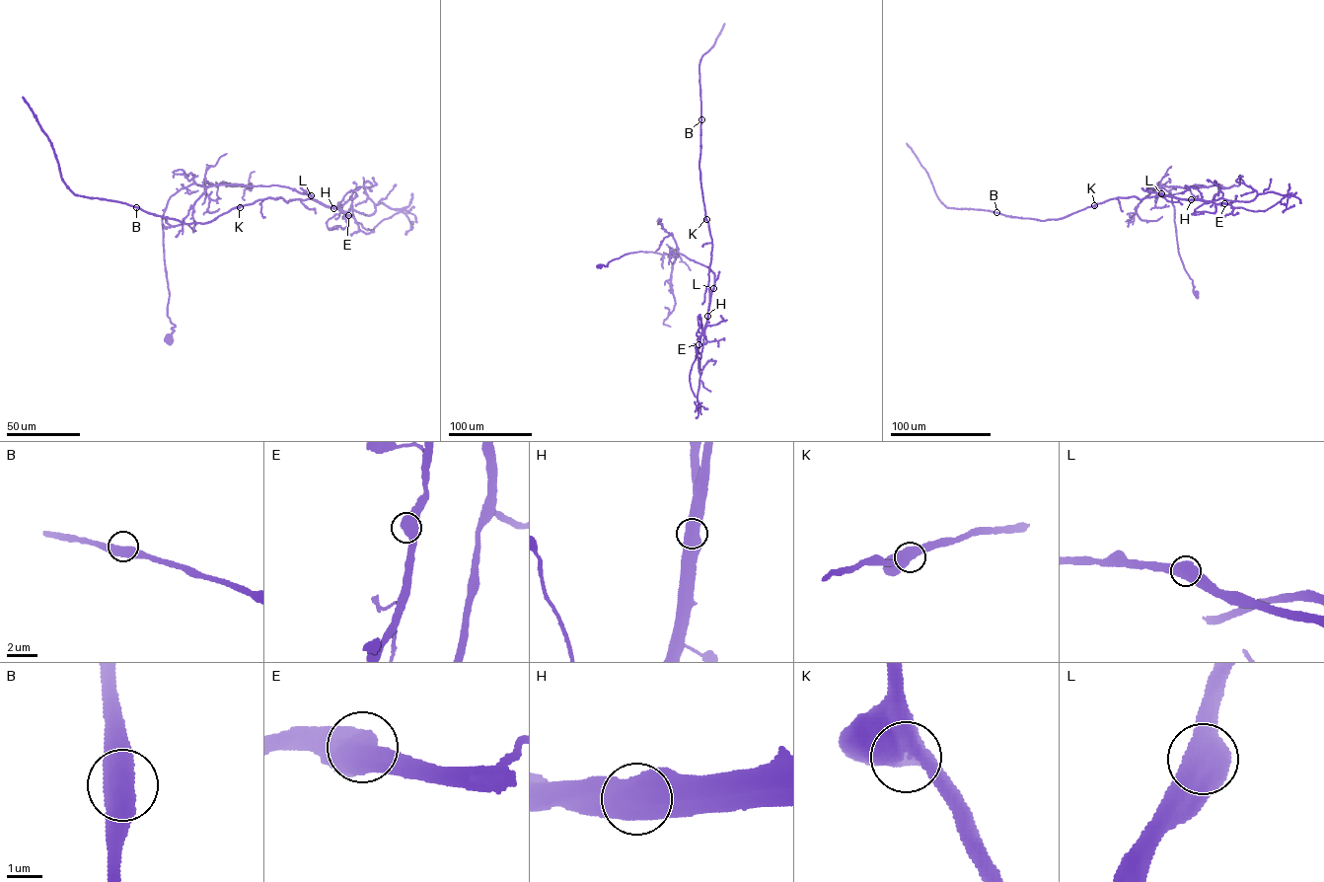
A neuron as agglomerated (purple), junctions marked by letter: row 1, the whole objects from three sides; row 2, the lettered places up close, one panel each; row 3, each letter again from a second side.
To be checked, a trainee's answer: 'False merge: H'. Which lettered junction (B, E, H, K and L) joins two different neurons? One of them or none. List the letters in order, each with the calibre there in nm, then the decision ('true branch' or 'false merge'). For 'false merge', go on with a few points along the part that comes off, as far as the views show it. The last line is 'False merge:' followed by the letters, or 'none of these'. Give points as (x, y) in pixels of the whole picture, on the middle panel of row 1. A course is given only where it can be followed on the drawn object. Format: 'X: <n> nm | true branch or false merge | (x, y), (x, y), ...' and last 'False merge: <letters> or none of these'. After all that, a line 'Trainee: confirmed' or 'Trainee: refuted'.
B: 700 nm | true branch
E: 650 nm | true branch
H: 700 nm | false merge | (707, 316), (712, 244), (698, 168), (699, 65), (724, 24)
K: 650 nm | true branch
L: 650 nm | true branch
False merge: H
Trainee: confirmed

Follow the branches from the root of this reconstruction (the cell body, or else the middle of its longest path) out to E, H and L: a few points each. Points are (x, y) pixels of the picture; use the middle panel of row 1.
E: (600, 266), (607, 266), (613, 259), (639, 252), (679, 253), (710, 268), (714, 274), (714, 286), (698, 344)
H: (600, 266), (607, 266), (613, 259), (639, 252), (684, 255), (714, 273), (707, 316)
L: (600, 266), (607, 266), (613, 259), (639, 252), (679, 253), (712, 271), (713, 288)

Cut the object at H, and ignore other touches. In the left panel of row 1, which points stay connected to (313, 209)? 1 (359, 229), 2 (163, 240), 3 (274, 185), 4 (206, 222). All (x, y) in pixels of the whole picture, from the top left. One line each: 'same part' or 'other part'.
1: same part
2: other part
3: other part
4: same part

